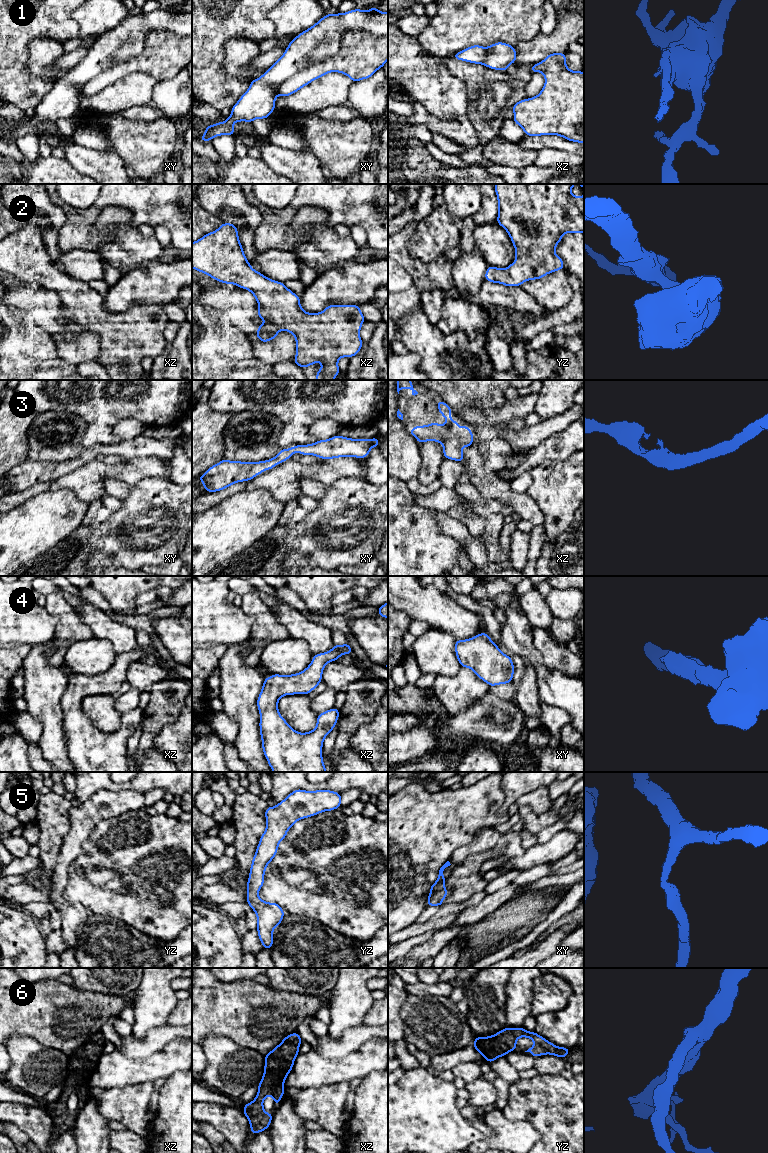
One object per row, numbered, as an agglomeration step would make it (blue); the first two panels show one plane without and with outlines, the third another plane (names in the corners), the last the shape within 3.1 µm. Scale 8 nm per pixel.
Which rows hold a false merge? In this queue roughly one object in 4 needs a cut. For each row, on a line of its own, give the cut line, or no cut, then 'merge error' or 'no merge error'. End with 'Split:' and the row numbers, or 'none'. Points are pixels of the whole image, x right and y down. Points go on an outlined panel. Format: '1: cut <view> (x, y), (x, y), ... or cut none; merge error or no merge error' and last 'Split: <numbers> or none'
1: cut xy (387, 35), (347, 30), (334, 55), (307, 63), (277, 94); merge error
2: cut none; no merge error
3: cut none; no merge error
4: cut none; no merge error
5: cut none; no merge error
6: cut none; no merge error
Split: 1

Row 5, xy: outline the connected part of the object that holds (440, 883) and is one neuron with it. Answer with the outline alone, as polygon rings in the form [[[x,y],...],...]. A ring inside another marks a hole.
[[[447,861],[439,870],[437,881],[431,885],[430,894],[427,899],[427,905],[429,906],[441,906],[443,899],[449,894],[445,889],[446,878],[443,875],[443,871],[446,867],[450,866],[450,862]]]

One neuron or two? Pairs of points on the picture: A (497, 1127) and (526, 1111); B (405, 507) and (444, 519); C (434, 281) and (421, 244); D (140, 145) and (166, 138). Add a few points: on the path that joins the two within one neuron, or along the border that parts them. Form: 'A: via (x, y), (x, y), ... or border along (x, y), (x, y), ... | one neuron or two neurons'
A: border along (507, 1096), (502, 1113), (533, 1127) | two neurons
B: border along (435, 512), (440, 530), (451, 536) | two neurons
C: border along (408, 248), (413, 257), (425, 262), (443, 253) | two neurons
D: via (146, 145), (150, 145), (160, 138) | one neuron

